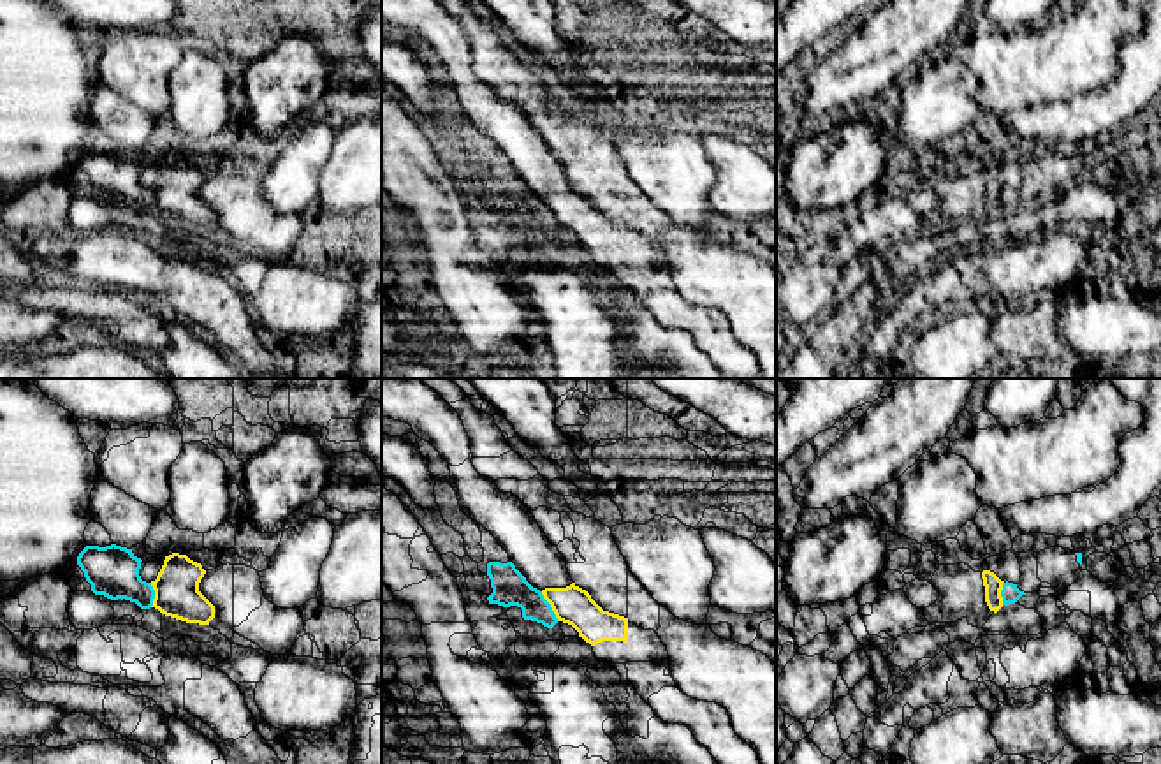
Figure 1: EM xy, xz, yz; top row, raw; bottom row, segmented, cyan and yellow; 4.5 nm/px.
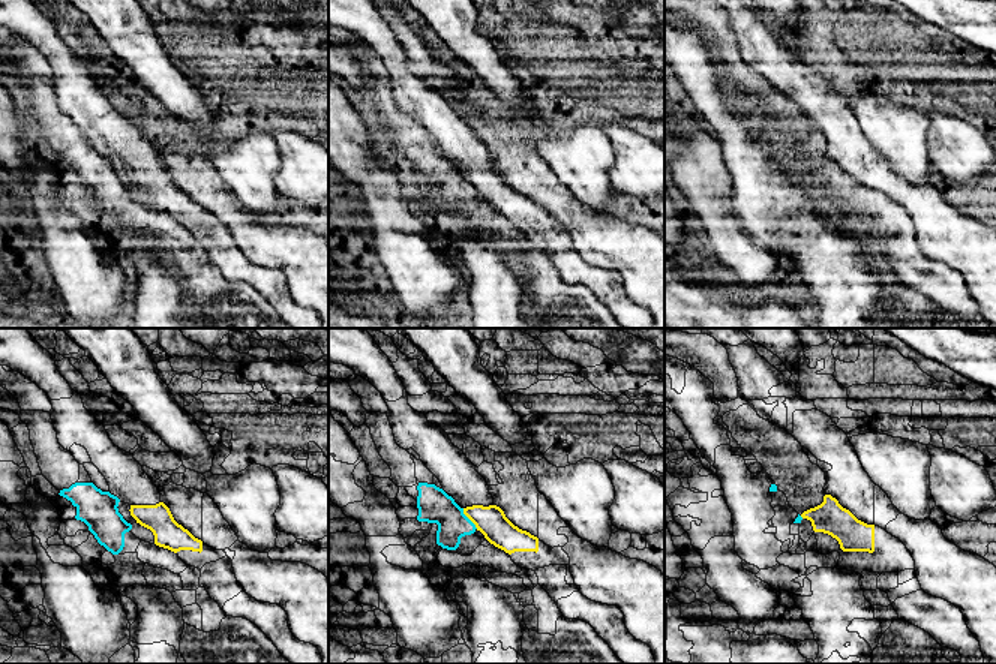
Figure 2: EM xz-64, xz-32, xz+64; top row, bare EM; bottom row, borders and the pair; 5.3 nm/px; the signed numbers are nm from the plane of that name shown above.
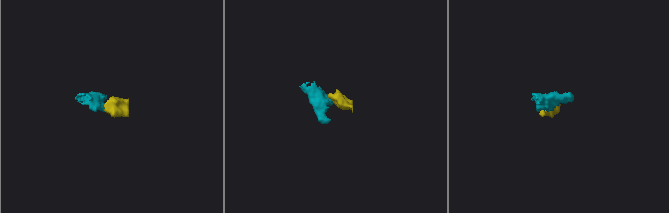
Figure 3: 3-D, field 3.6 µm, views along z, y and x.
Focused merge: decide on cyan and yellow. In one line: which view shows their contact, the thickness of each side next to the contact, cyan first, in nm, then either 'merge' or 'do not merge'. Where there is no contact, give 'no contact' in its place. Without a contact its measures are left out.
xz | 160/170 nm | do not merge

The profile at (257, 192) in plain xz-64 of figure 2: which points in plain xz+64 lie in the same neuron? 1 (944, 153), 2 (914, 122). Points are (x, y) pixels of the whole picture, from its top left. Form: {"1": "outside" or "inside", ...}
{"1": "outside", "2": "inside"}

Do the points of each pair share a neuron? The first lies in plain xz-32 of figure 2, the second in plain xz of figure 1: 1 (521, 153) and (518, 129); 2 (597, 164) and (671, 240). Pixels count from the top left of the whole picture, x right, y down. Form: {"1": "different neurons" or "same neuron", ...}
{"1": "different neurons", "2": "different neurons"}

